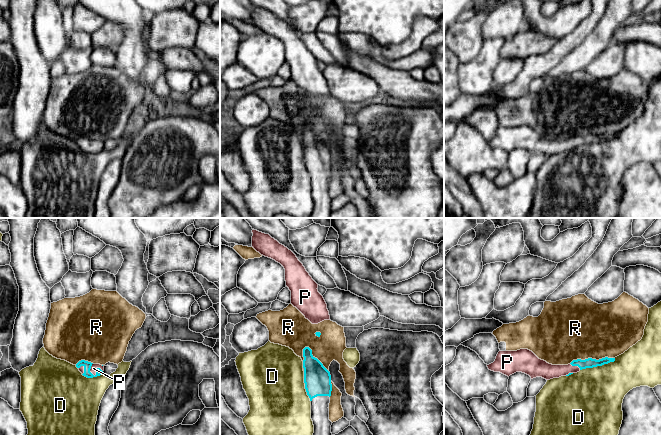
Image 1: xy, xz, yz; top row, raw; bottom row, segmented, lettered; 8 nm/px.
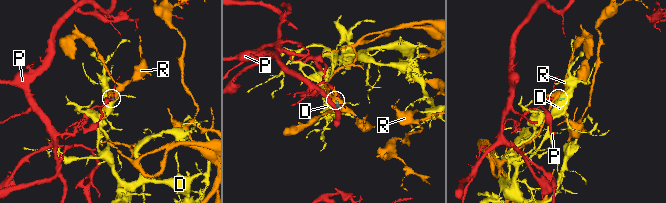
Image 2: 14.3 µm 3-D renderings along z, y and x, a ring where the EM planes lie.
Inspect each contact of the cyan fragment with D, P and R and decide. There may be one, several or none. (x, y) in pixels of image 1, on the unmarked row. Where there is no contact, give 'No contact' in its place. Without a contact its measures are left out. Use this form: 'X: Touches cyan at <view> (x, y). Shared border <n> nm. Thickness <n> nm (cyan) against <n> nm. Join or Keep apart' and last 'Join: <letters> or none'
D: Touches cyan at yz (598, 141). Shared border 300 nm. Thickness 80 nm (cyan) against 460 nm. Keep apart
P: Touches cyan at xy (96, 148). Shared border 110 nm. Thickness 70 nm (cyan) against 50 nm. Join
R: Touches cyan at yz (591, 134). Shared border 380 nm. Thickness 80 nm (cyan) against 480 nm. Keep apart
Join: P

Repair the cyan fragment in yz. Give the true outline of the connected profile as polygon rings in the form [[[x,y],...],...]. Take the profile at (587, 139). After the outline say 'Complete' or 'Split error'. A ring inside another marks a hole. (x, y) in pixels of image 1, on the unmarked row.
[[[520,125],[517,127],[499,127],[493,139],[487,141],[488,145],[510,152],[522,148],[531,153],[542,153],[546,156],[569,152],[582,145],[602,142],[614,138],[615,134],[602,134],[599,136],[588,134],[573,136],[568,141],[552,141],[539,135],[532,127]]]. Split error

